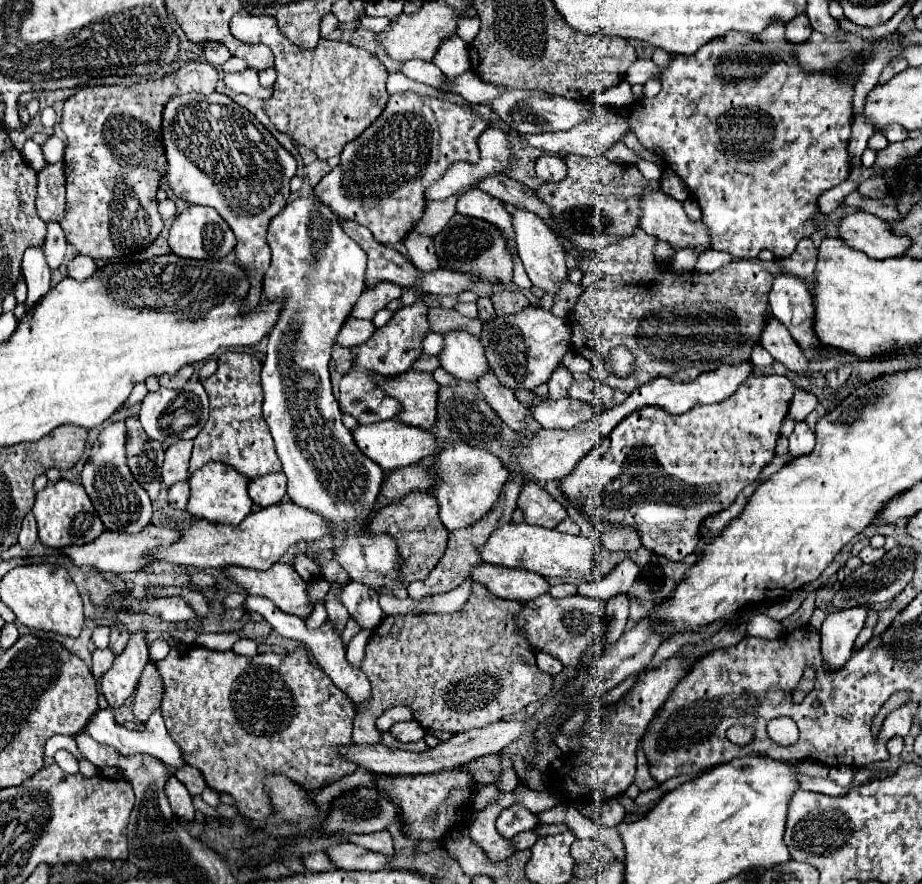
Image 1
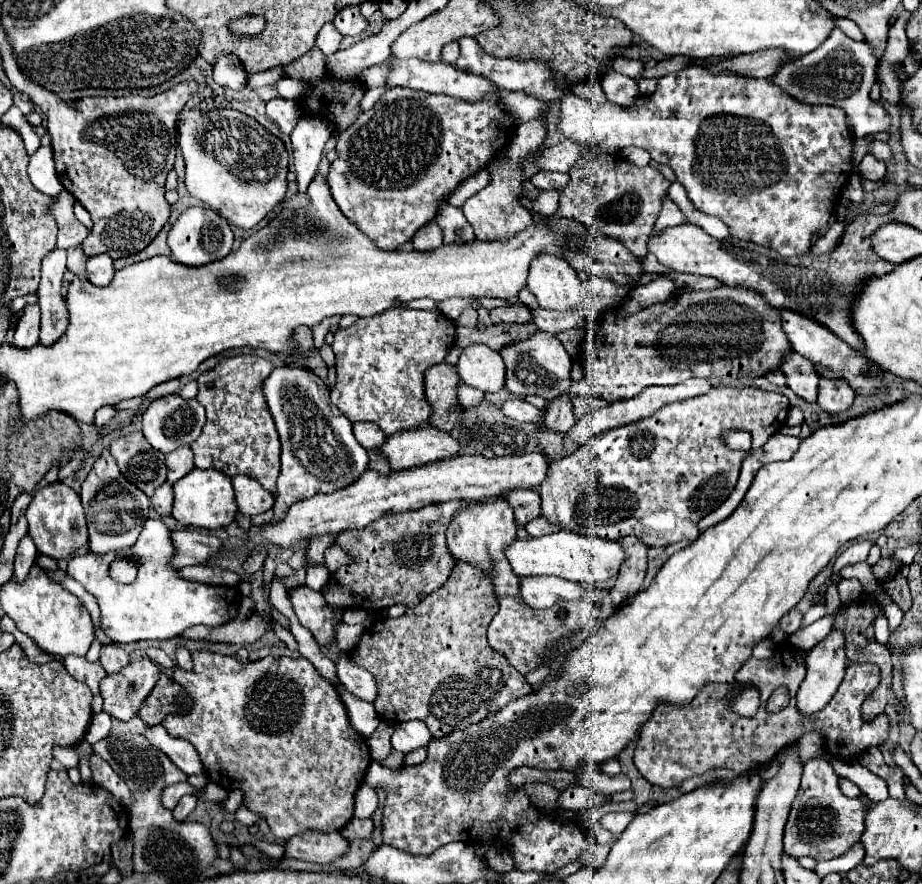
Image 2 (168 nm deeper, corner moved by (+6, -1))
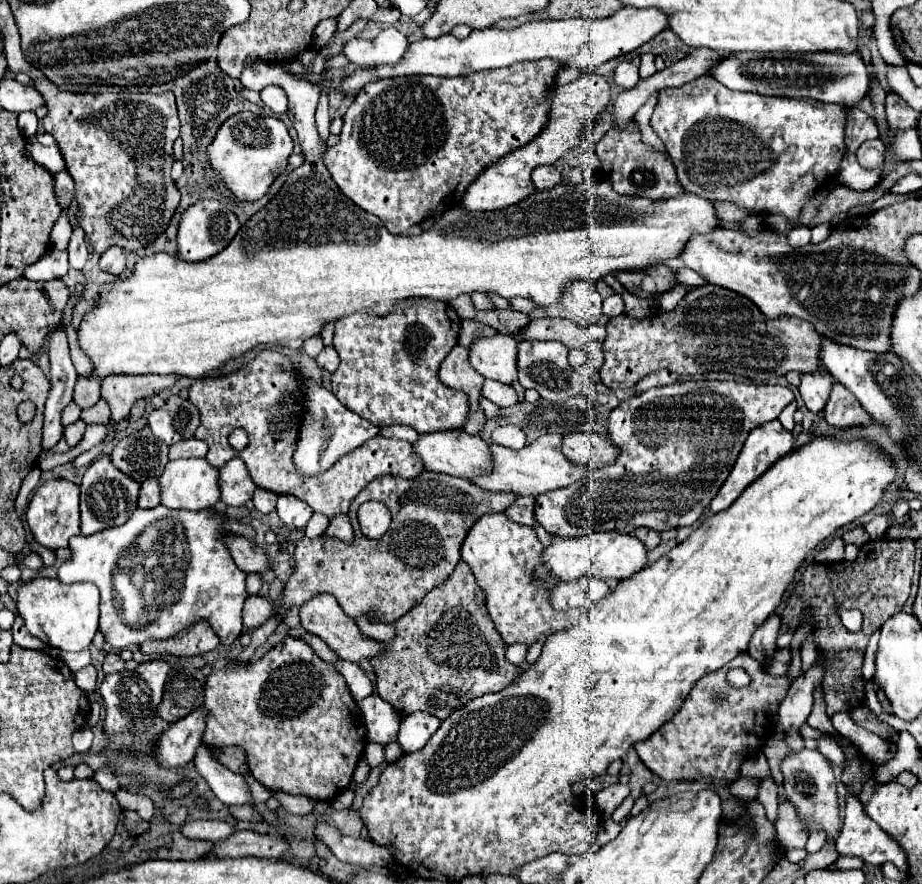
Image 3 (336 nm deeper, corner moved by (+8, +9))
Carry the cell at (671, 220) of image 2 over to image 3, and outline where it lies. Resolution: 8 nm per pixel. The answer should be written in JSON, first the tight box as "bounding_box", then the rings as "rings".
{"bounding_box":[73,61,719,409],"rings":[[[255,61],[255,63],[245,65],[245,69],[241,71],[239,81],[247,89],[253,89],[253,91],[261,91],[261,89],[265,89],[269,85],[279,85],[279,87],[285,89],[285,93],[289,97],[289,111],[287,111],[287,115],[293,121],[293,127],[297,129],[299,145],[301,145],[305,163],[301,167],[293,169],[287,175],[287,181],[283,183],[283,187],[279,189],[279,193],[261,211],[257,211],[245,225],[241,225],[241,229],[237,231],[237,235],[233,237],[233,241],[221,253],[217,253],[217,255],[213,255],[213,257],[209,257],[205,261],[199,261],[199,263],[187,263],[187,261],[183,261],[179,257],[173,257],[169,253],[145,255],[145,257],[141,257],[135,263],[135,267],[133,267],[133,271],[131,271],[129,277],[115,279],[113,283],[107,283],[107,285],[101,287],[101,291],[97,295],[97,305],[83,315],[83,319],[79,323],[79,329],[77,329],[79,349],[93,363],[93,373],[89,377],[79,375],[77,377],[77,383],[75,383],[73,401],[81,409],[89,409],[89,407],[93,407],[99,401],[101,383],[109,375],[175,373],[175,375],[203,377],[207,371],[219,369],[229,359],[237,359],[239,355],[243,355],[245,351],[249,351],[251,347],[255,347],[257,343],[269,343],[269,345],[277,345],[277,347],[301,349],[303,347],[303,341],[309,339],[311,335],[319,333],[321,327],[325,323],[329,323],[331,319],[339,319],[343,315],[351,315],[355,311],[367,311],[371,315],[385,315],[385,313],[389,313],[393,309],[393,305],[397,301],[403,301],[407,297],[429,297],[429,299],[435,299],[435,301],[449,301],[449,299],[453,299],[453,297],[457,297],[461,293],[479,291],[479,293],[497,293],[497,295],[501,295],[505,299],[525,297],[525,299],[531,299],[533,303],[537,303],[541,307],[547,307],[547,305],[553,305],[555,301],[559,301],[563,287],[569,281],[573,281],[573,279],[583,279],[583,281],[589,281],[589,283],[597,283],[607,273],[625,271],[625,269],[645,269],[649,265],[661,263],[663,259],[677,257],[683,251],[683,247],[685,247],[685,243],[687,243],[687,239],[689,239],[691,233],[705,233],[705,231],[711,231],[713,227],[719,225],[719,219],[715,217],[713,203],[709,199],[699,197],[699,195],[685,193],[685,195],[681,195],[677,199],[667,199],[667,201],[651,203],[641,213],[629,213],[629,199],[625,199],[623,195],[617,195],[609,187],[607,181],[593,179],[593,181],[583,181],[579,185],[557,185],[557,187],[553,187],[549,191],[535,191],[533,195],[529,195],[521,203],[517,203],[513,207],[507,207],[507,209],[501,209],[501,211],[491,211],[491,213],[489,211],[483,211],[483,213],[471,213],[471,211],[467,211],[467,213],[461,213],[457,209],[451,209],[451,211],[445,211],[443,219],[437,225],[433,225],[429,231],[423,231],[421,235],[391,235],[385,229],[385,225],[375,215],[363,211],[361,207],[357,207],[353,201],[349,201],[339,191],[339,187],[335,185],[335,181],[329,175],[329,169],[325,167],[325,161],[323,159],[325,159],[327,145],[321,141],[321,137],[317,133],[317,127],[315,127],[315,109],[317,109],[317,103],[319,103],[319,97],[321,97],[321,87],[317,83],[307,81],[307,79],[297,79],[295,75],[283,71],[279,63],[265,63],[265,61]]]}

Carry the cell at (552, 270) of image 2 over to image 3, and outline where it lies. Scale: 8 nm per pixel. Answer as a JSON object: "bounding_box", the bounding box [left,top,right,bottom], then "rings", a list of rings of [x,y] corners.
{"bounding_box":[561,281,603,325],"rings":[[[587,281],[567,283],[567,287],[561,295],[561,303],[563,303],[567,315],[581,325],[597,323],[601,319],[601,301],[603,299],[597,293],[595,285],[587,283]]]}

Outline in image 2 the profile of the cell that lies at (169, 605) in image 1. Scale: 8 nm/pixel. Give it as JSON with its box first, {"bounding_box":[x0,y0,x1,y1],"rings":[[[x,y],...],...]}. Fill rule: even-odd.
{"bounding_box":[67,519,241,643],"rings":[[[147,519],[139,539],[131,549],[123,553],[85,553],[69,559],[67,575],[79,581],[91,595],[97,597],[101,607],[103,631],[113,643],[133,643],[133,641],[163,641],[179,635],[191,625],[219,627],[233,621],[239,613],[241,593],[237,587],[205,585],[197,581],[187,581],[181,577],[179,569],[171,565],[175,547],[171,547],[171,531],[161,519]],[[139,557],[137,577],[133,583],[119,583],[109,577],[109,567],[115,559]]]}

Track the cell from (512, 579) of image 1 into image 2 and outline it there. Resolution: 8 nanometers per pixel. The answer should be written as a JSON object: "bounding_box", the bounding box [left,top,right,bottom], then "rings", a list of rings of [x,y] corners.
{"bounding_box":[521,577,585,609],"rings":[[[523,577],[521,597],[533,609],[549,609],[561,601],[581,601],[585,591],[579,583],[559,577]]]}

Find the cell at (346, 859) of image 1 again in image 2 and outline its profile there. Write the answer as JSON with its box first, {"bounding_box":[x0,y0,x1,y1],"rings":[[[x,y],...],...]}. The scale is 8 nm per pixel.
{"bounding_box":[283,833,347,865],"rings":[[[301,833],[287,839],[283,847],[285,859],[301,859],[319,865],[329,865],[347,853],[347,841],[341,833]]]}

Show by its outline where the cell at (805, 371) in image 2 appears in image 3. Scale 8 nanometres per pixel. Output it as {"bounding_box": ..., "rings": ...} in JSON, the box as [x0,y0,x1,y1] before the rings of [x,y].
{"bounding_box":[799,367,833,413],"rings":[[[819,367],[813,373],[801,373],[799,393],[809,411],[819,413],[821,407],[825,407],[825,399],[829,399],[831,385],[833,385],[833,377],[823,367]]]}

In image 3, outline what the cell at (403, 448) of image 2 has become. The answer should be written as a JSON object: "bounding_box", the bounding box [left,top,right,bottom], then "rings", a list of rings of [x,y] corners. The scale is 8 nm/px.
{"bounding_box":[413,429,491,477],"rings":[[[461,429],[423,433],[413,443],[413,453],[423,461],[427,471],[449,473],[455,477],[475,477],[475,475],[481,475],[483,471],[487,471],[491,467],[489,445],[479,435],[469,435]]]}

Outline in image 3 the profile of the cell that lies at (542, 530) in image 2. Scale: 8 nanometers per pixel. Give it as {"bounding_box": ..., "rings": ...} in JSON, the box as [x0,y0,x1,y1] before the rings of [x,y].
{"bounding_box":[505,497,535,527],"rings":[[[519,497],[511,507],[505,509],[505,515],[515,523],[523,523],[533,527],[535,525],[535,497]]]}

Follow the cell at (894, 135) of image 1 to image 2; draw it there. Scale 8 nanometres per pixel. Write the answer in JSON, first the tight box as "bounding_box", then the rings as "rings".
{"bounding_box":[773,29,889,137],"rings":[[[833,29],[833,33],[829,35],[827,41],[823,41],[813,53],[787,61],[775,75],[773,75],[773,83],[787,95],[795,97],[797,101],[803,101],[807,105],[837,105],[847,113],[847,125],[853,131],[855,137],[867,137],[873,135],[877,131],[889,131],[889,115],[883,109],[881,103],[871,101],[869,91],[871,85],[875,83],[875,65],[877,65],[877,57],[873,55],[873,49],[867,41],[859,43],[849,39],[843,31]]]}

